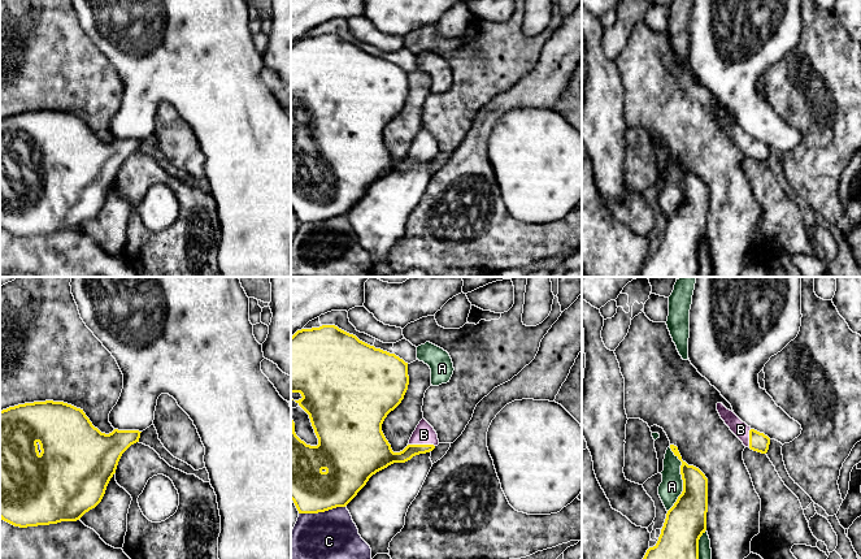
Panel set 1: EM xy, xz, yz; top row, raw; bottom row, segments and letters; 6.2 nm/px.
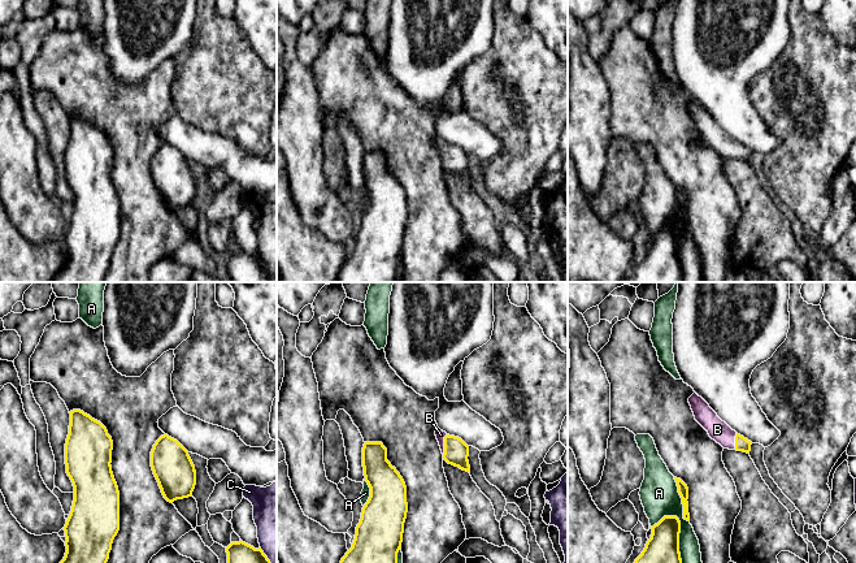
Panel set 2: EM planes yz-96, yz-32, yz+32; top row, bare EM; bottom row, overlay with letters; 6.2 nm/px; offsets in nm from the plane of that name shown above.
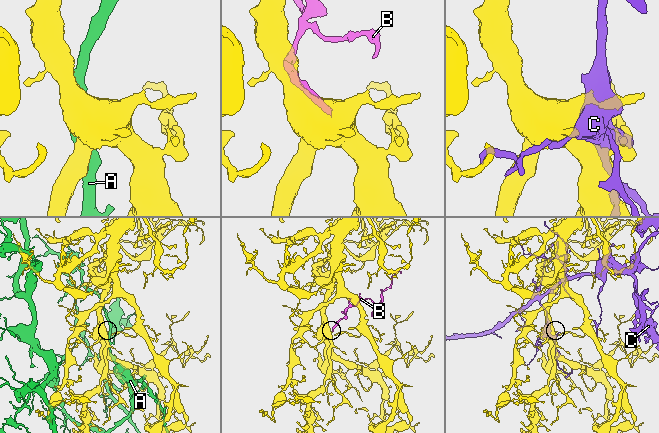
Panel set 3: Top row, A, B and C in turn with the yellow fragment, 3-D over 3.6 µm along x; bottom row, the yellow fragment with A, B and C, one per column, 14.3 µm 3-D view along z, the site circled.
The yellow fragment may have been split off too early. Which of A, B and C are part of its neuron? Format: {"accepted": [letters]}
{"accepted": ["B"]}

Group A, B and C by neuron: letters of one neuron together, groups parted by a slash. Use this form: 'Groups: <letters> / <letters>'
Groups: A / B / C

